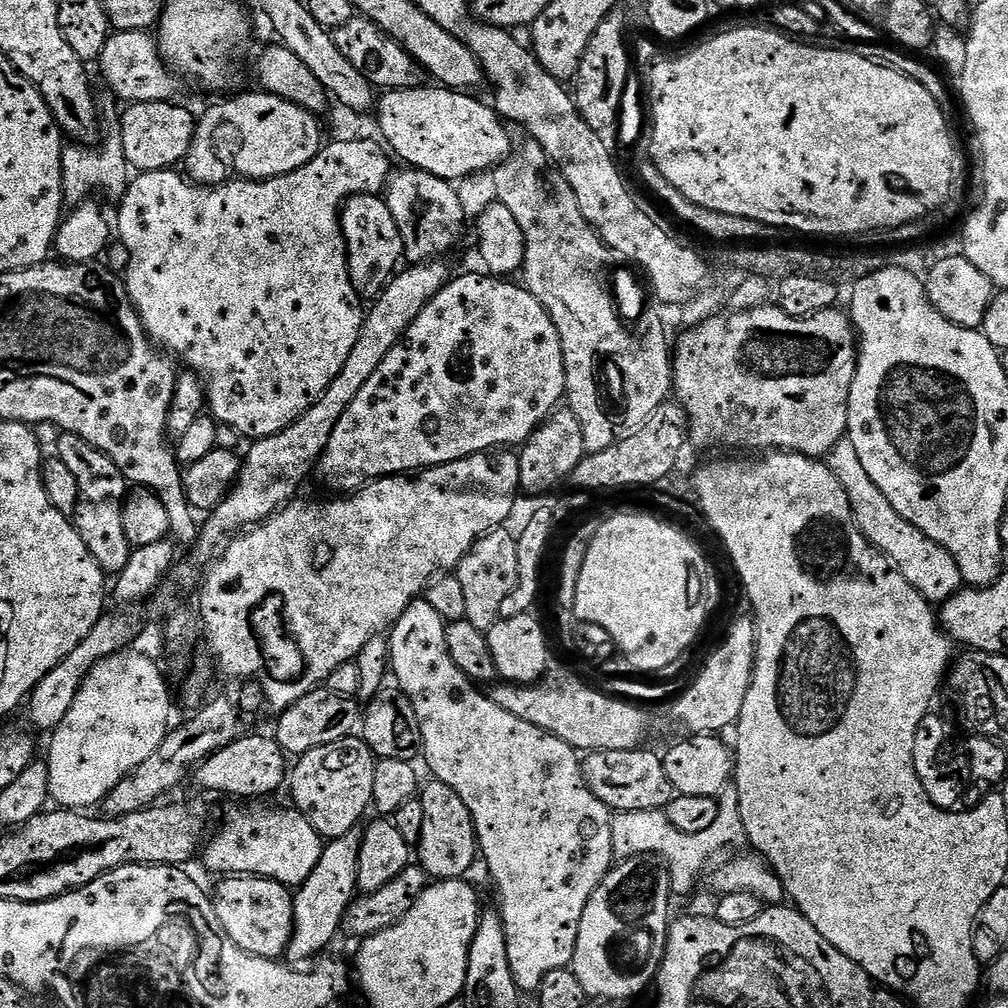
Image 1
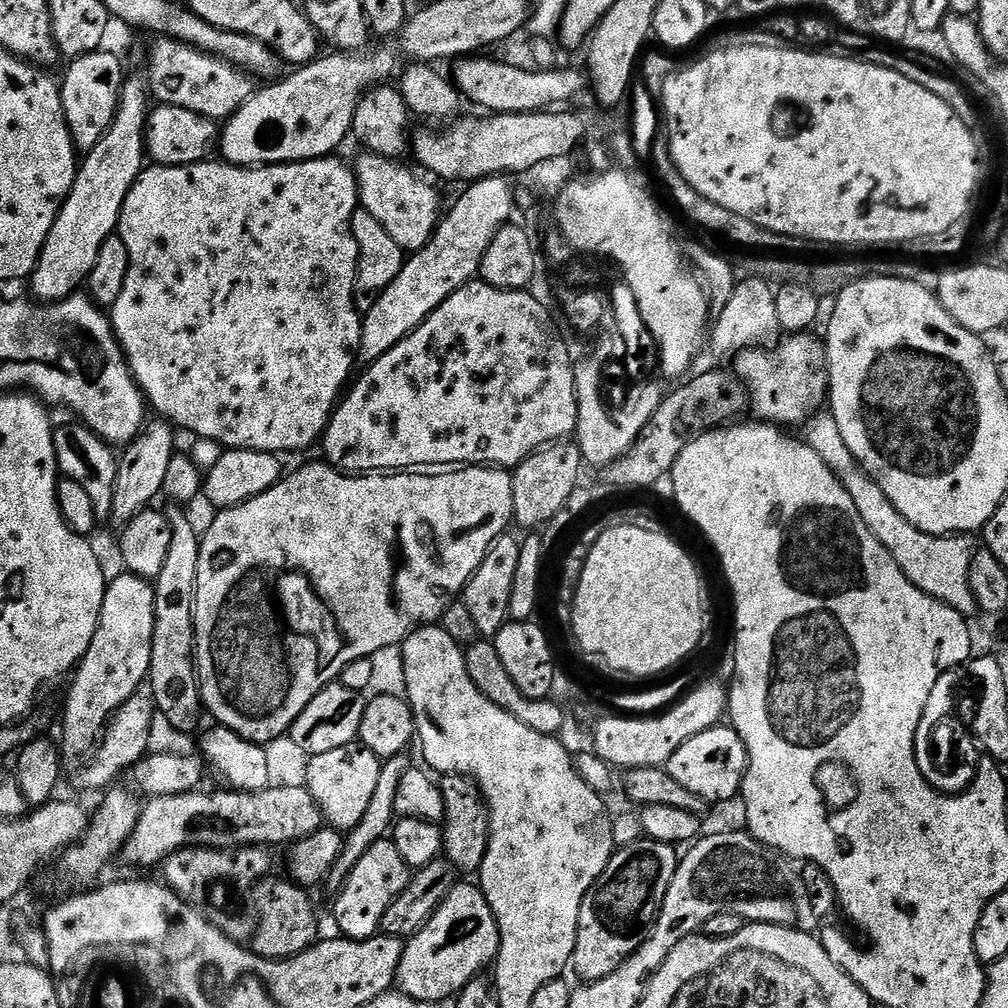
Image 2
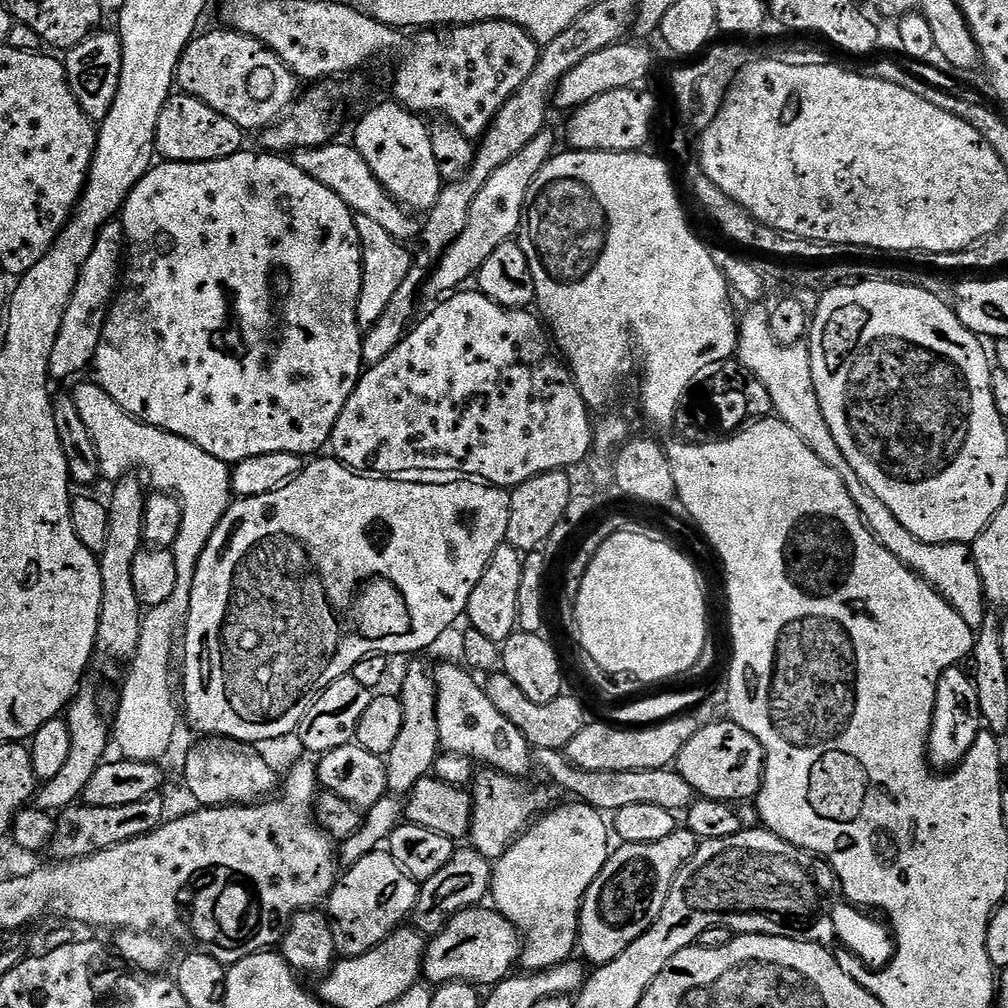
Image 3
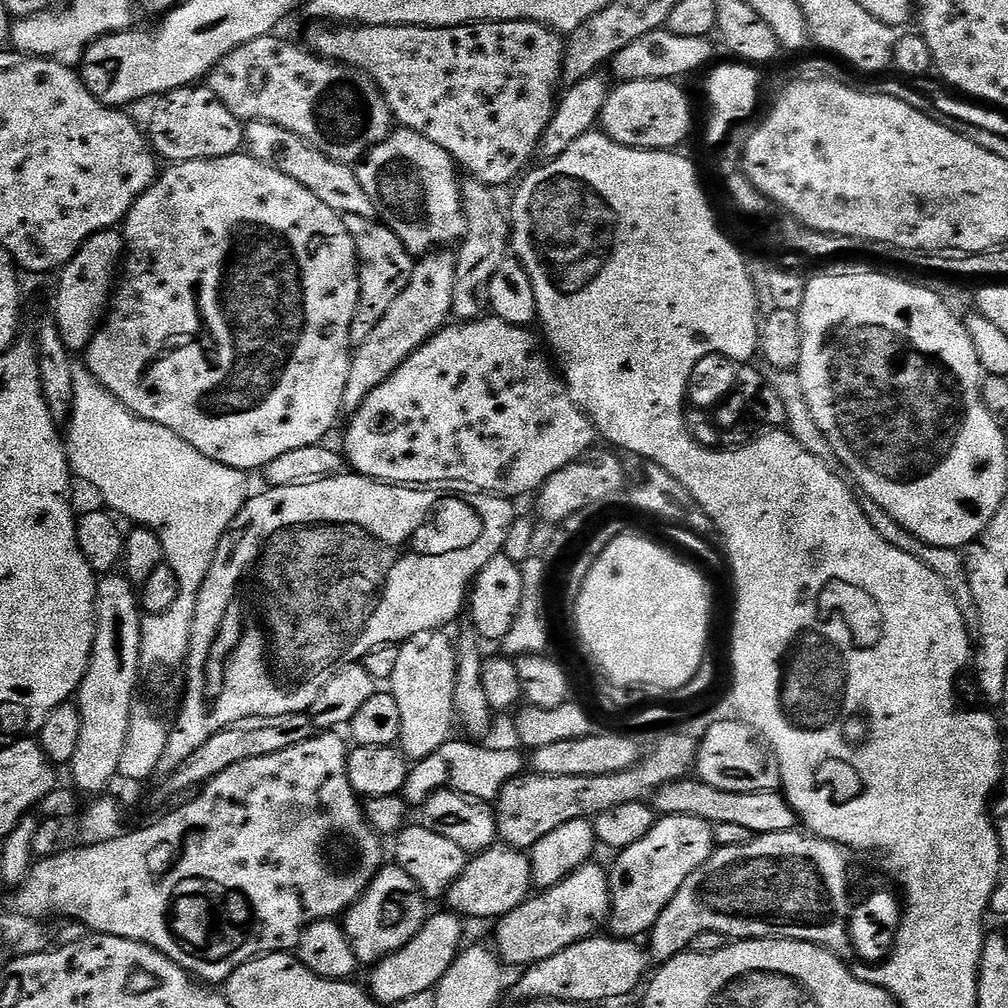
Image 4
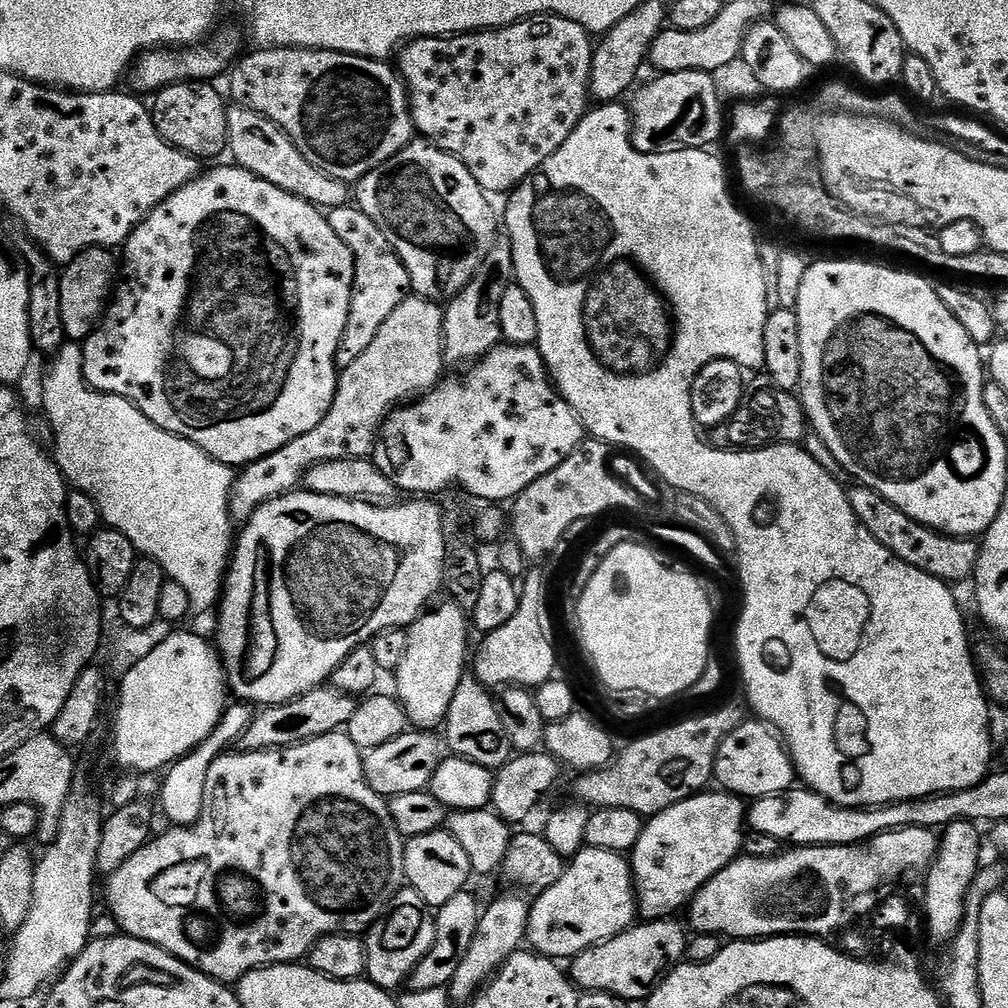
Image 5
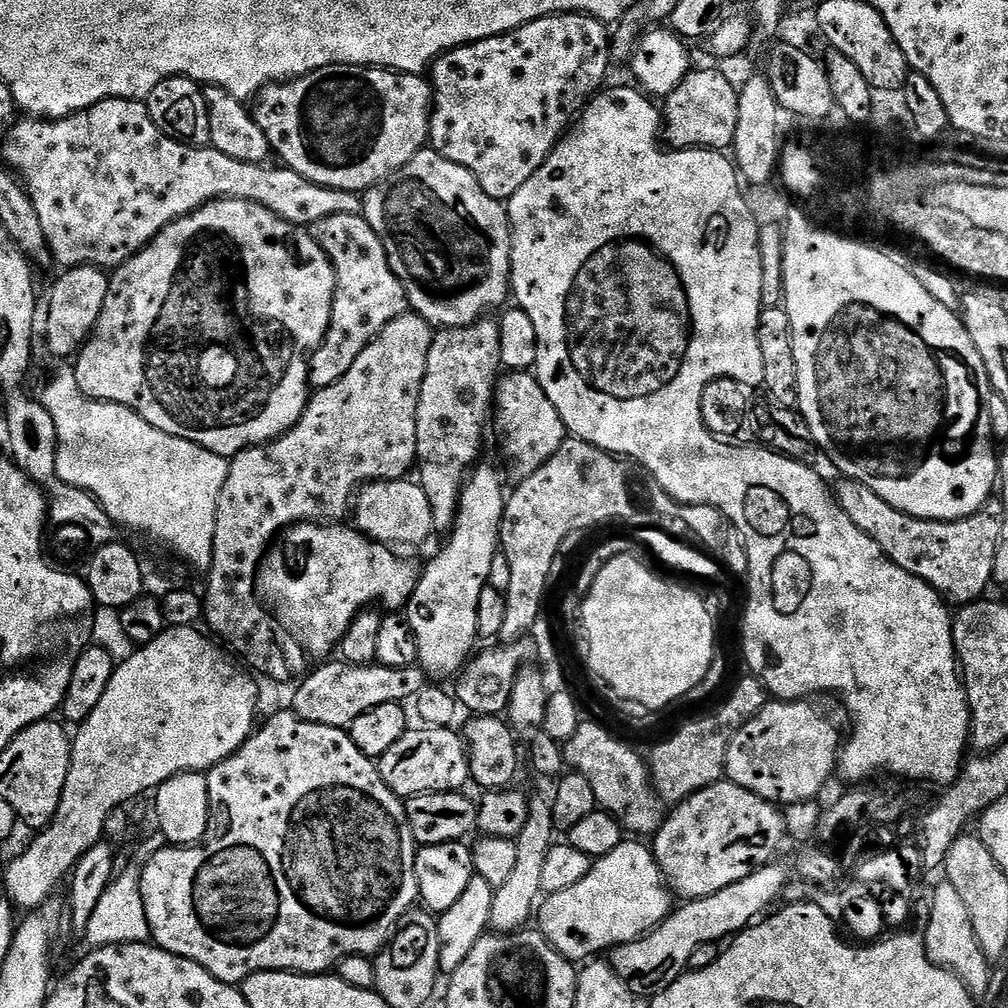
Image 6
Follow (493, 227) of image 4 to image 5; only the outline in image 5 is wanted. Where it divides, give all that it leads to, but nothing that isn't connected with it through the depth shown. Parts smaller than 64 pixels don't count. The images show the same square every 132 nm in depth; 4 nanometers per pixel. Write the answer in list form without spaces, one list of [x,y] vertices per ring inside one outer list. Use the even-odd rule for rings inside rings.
[[[493,246],[486,254],[478,274],[459,294],[447,301],[444,308],[444,363],[471,366],[483,358],[491,348],[501,343],[498,306],[502,304],[502,294],[513,283],[511,247]]]

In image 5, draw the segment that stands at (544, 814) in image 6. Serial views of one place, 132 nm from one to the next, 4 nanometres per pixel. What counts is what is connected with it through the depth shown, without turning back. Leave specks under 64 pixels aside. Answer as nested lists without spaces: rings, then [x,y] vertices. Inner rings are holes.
[[[504,896],[485,907],[480,913],[478,930],[474,934],[474,942],[470,942],[470,950],[466,950],[466,958],[462,958],[451,984],[447,987],[449,997],[460,1004],[467,1005],[472,997],[495,976],[505,960],[509,960],[521,951],[528,935],[529,901],[520,896]]]

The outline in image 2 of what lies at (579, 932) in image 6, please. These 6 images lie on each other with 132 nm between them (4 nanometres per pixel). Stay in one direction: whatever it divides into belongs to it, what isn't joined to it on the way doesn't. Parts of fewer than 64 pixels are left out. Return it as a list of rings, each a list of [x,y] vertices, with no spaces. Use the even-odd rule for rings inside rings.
[[[457,883],[456,887],[446,894],[438,910],[418,934],[414,934],[404,945],[402,962],[398,966],[395,987],[412,999],[439,1005],[442,1000],[451,1001],[468,983],[477,979],[484,967],[491,965],[500,953],[500,931],[496,915],[490,910],[486,898],[480,893],[475,883]]]

